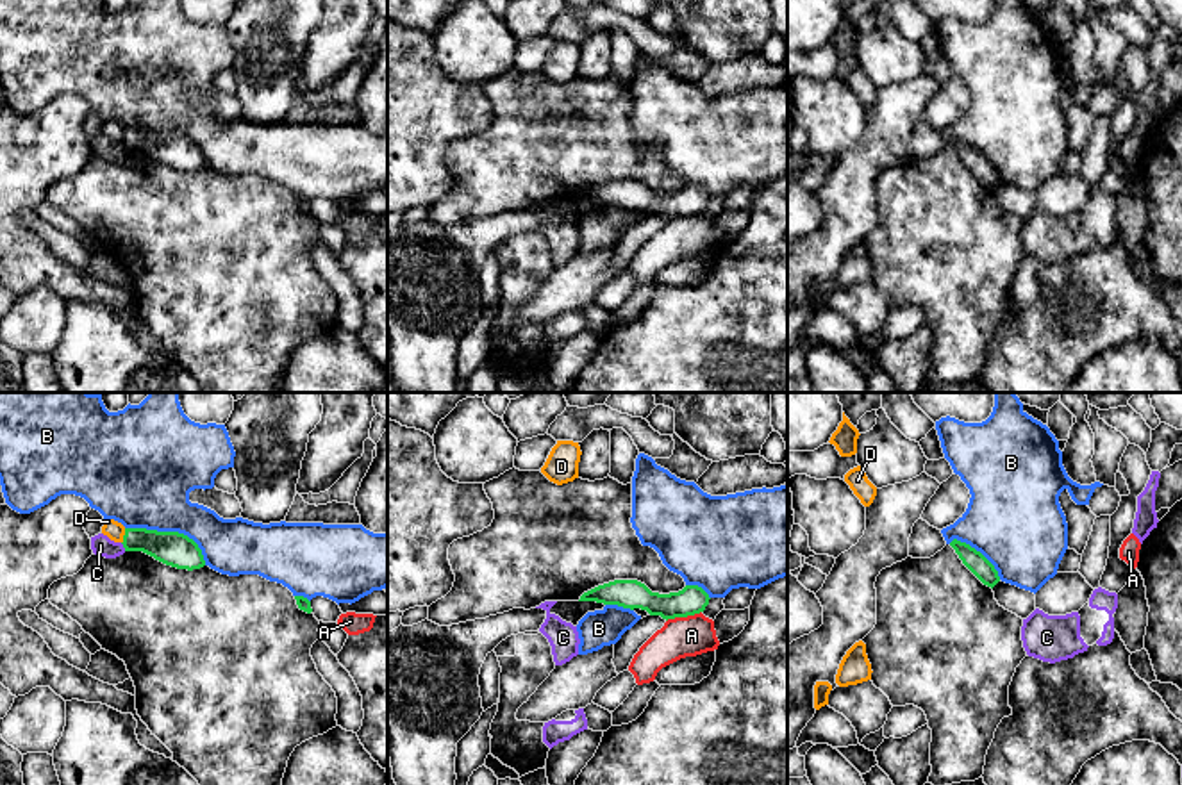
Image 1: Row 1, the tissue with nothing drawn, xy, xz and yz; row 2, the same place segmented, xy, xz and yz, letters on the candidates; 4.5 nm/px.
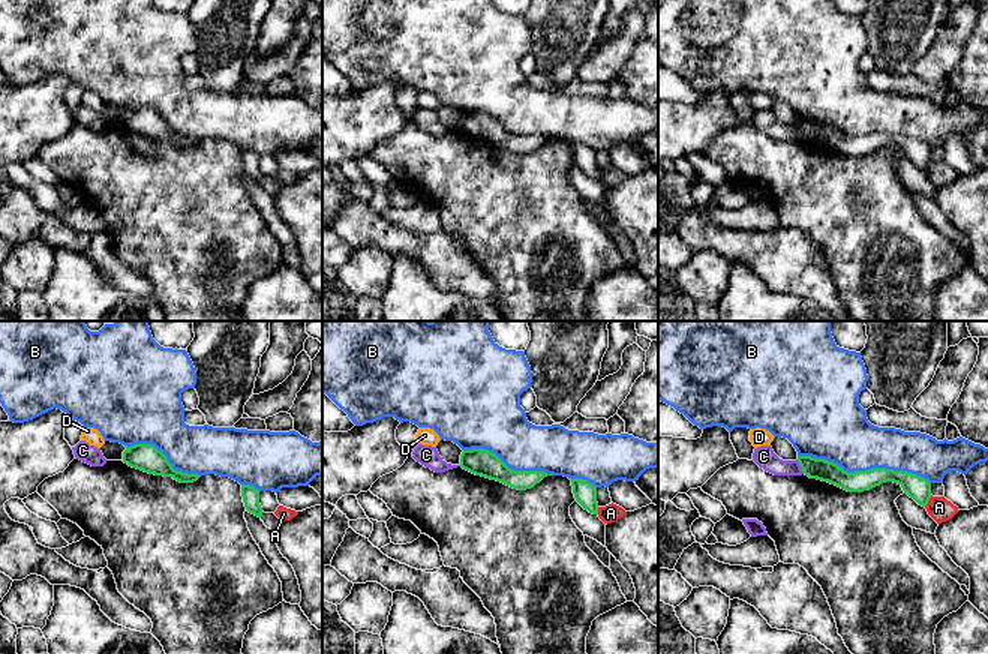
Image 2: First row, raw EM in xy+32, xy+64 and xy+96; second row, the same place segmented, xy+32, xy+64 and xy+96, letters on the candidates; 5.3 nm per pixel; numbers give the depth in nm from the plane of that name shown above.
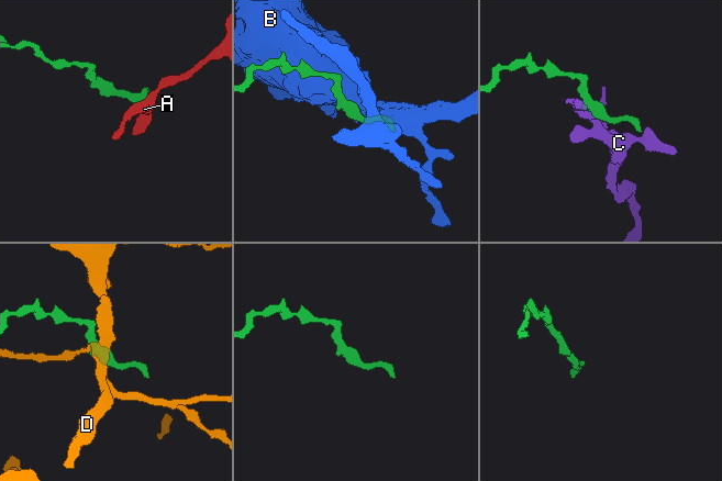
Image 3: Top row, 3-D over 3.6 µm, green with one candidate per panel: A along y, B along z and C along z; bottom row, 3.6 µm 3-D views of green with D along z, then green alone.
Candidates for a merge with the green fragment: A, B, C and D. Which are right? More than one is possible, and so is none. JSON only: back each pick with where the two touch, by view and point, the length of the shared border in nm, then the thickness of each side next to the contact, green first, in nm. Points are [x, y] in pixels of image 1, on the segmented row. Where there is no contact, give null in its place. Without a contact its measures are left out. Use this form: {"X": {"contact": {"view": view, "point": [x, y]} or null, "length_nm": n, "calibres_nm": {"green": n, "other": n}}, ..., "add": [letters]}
{"add": []}

